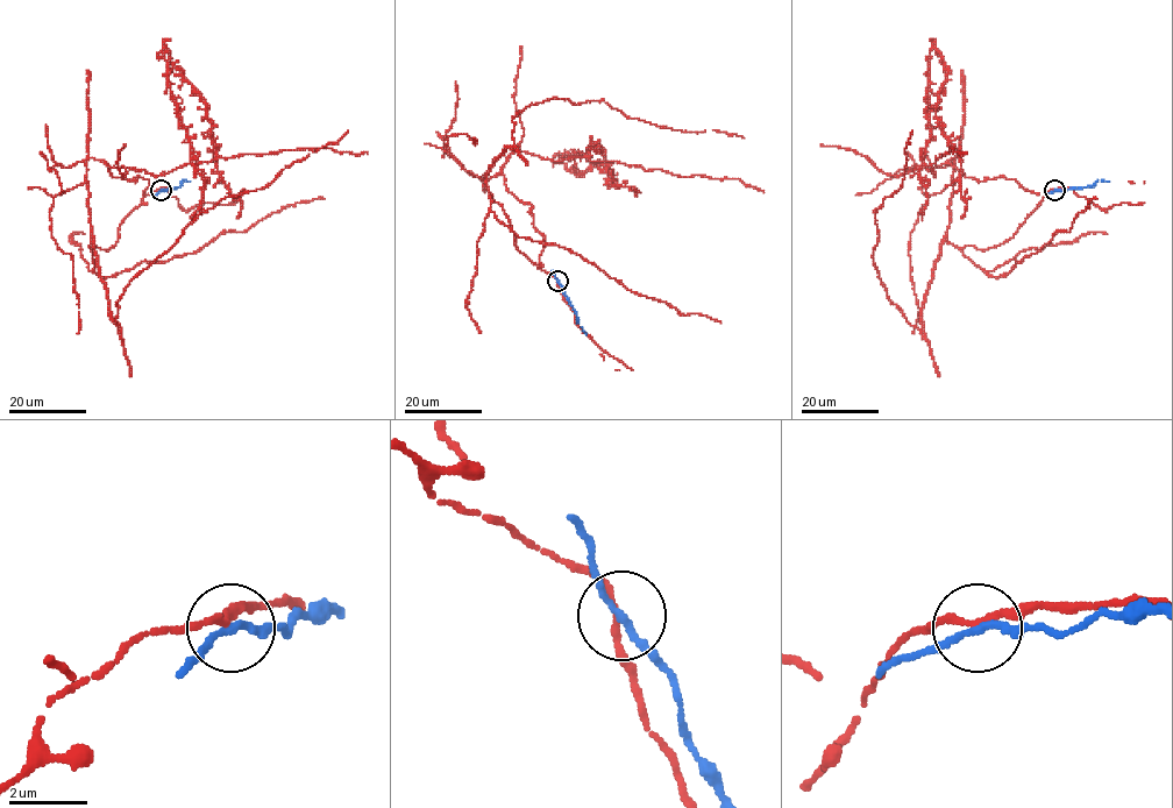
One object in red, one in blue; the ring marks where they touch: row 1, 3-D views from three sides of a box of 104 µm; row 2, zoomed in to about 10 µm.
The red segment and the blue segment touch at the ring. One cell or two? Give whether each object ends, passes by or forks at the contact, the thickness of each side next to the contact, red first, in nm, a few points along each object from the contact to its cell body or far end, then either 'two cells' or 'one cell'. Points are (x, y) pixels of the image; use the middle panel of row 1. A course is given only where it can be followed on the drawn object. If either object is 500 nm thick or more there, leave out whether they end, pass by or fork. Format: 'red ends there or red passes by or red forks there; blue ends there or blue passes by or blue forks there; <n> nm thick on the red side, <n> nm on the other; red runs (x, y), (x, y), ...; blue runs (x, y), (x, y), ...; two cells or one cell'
red passes by; blue passes by; 150 nm thick on the red side, 160 nm on the other; red runs (557, 281), (517, 247), (487, 172), (588, 150), (560, 158), (633, 186); blue runs (557, 281), (587, 335); one cell

